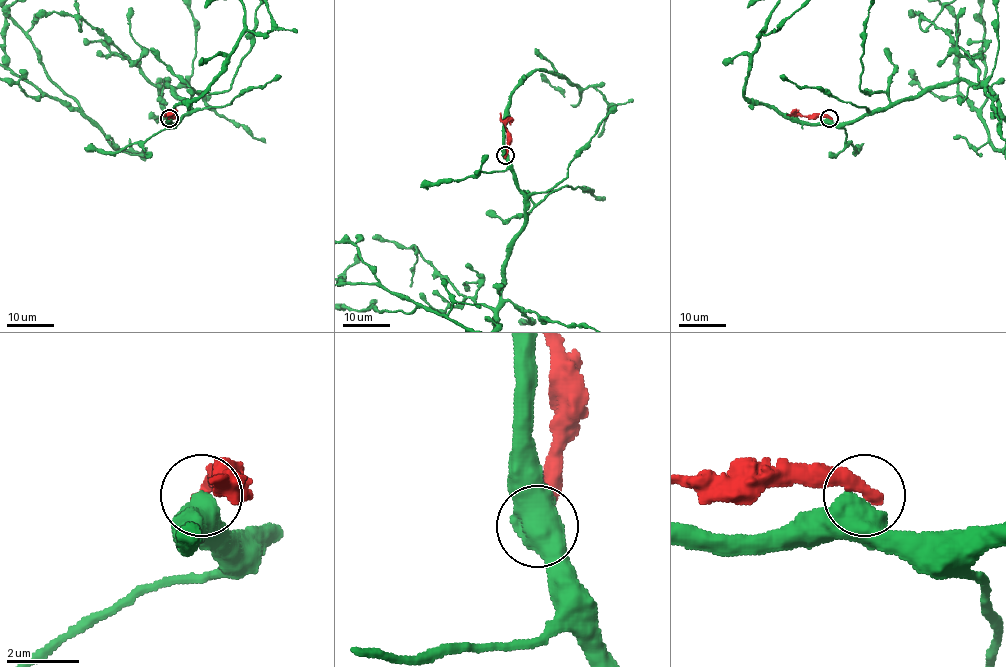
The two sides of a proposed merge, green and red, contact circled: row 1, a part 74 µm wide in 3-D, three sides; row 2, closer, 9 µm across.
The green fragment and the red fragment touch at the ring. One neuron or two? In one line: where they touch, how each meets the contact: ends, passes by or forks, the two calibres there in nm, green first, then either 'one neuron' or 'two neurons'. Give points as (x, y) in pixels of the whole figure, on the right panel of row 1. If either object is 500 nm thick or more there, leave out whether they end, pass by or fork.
(829, 118) | 800/380 nm | two neurons

